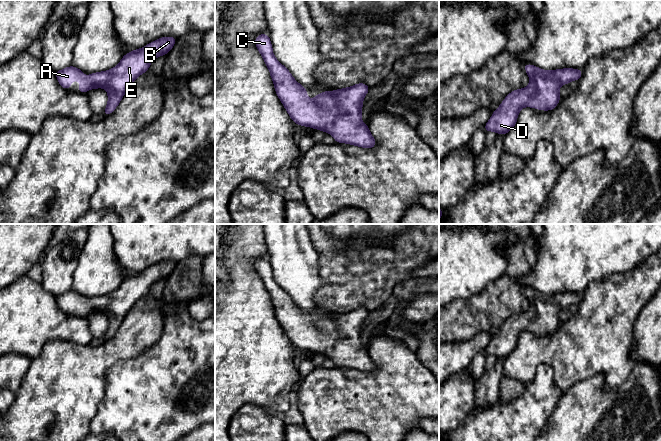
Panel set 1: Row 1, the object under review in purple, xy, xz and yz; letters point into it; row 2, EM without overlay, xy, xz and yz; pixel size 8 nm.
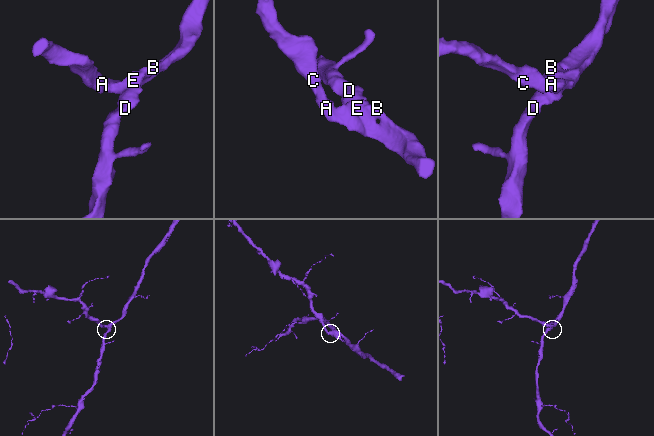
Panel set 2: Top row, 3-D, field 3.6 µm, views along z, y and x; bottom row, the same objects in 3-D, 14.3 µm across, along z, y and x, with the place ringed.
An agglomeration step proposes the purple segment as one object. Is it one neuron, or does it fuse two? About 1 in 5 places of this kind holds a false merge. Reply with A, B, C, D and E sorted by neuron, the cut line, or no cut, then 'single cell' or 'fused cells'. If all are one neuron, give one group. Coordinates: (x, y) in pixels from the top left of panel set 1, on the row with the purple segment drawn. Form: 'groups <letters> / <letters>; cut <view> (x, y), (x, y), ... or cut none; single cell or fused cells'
groups A B C D E; cut none; single cell

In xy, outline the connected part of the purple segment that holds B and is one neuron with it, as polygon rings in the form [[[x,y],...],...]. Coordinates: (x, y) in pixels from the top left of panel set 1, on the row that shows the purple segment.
[[[162,37],[142,49],[135,49],[125,54],[119,64],[111,70],[88,74],[86,86],[84,85],[84,75],[86,73],[72,65],[56,71],[56,78],[66,90],[69,90],[73,80],[79,80],[81,82],[78,85],[80,93],[85,93],[95,88],[105,88],[108,93],[108,104],[103,113],[108,116],[117,108],[135,79],[148,71],[151,62],[156,57],[168,54],[175,45],[176,39],[176,37]]]

